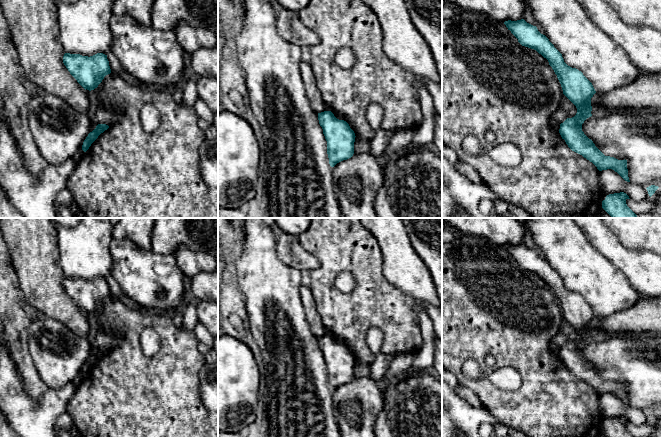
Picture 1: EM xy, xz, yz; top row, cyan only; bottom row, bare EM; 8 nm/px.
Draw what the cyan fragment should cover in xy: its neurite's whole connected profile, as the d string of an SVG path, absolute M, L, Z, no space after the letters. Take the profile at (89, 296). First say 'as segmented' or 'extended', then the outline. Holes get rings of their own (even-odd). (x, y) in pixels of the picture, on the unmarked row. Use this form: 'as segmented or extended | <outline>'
as segmented | M65 277L63 287L70 298L86 314L94 314L104 301L111 297L107 279L97 277L93 280Z

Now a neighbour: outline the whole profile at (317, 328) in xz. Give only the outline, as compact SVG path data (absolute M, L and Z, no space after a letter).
M300 286L299 297L312 334L316 337L327 335L328 332L321 321L311 291L306 287Z

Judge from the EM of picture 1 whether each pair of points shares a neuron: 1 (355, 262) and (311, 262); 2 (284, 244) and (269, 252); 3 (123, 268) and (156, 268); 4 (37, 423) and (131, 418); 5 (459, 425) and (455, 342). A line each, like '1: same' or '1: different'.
1: different
2: different
3: same
4: different
5: different

